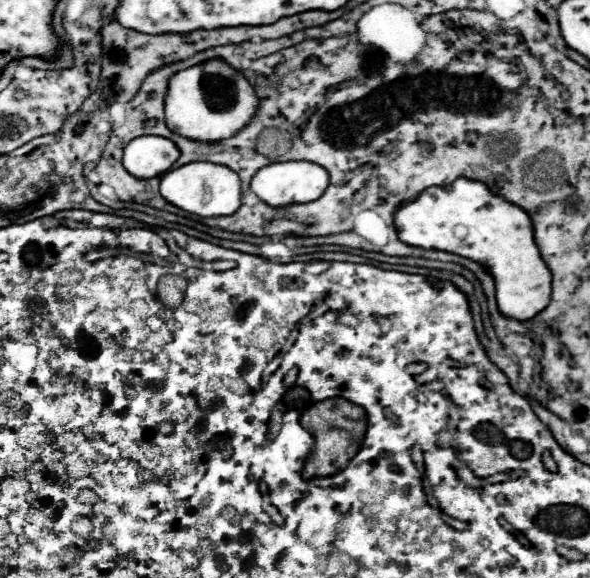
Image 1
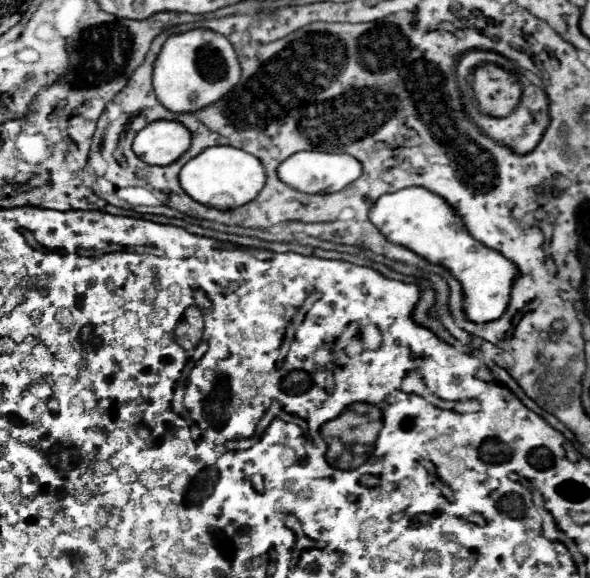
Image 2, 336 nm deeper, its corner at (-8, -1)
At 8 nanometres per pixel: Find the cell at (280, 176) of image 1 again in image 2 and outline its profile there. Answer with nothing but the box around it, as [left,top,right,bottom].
[278,152,362,194]

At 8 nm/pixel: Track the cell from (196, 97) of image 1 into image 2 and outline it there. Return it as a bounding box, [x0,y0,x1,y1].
[152,28,240,112]

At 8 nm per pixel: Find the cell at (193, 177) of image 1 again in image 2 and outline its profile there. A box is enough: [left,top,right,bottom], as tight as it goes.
[180,146,266,210]

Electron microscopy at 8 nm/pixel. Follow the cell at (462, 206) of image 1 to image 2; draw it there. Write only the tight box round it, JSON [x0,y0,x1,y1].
[368,186,518,324]

